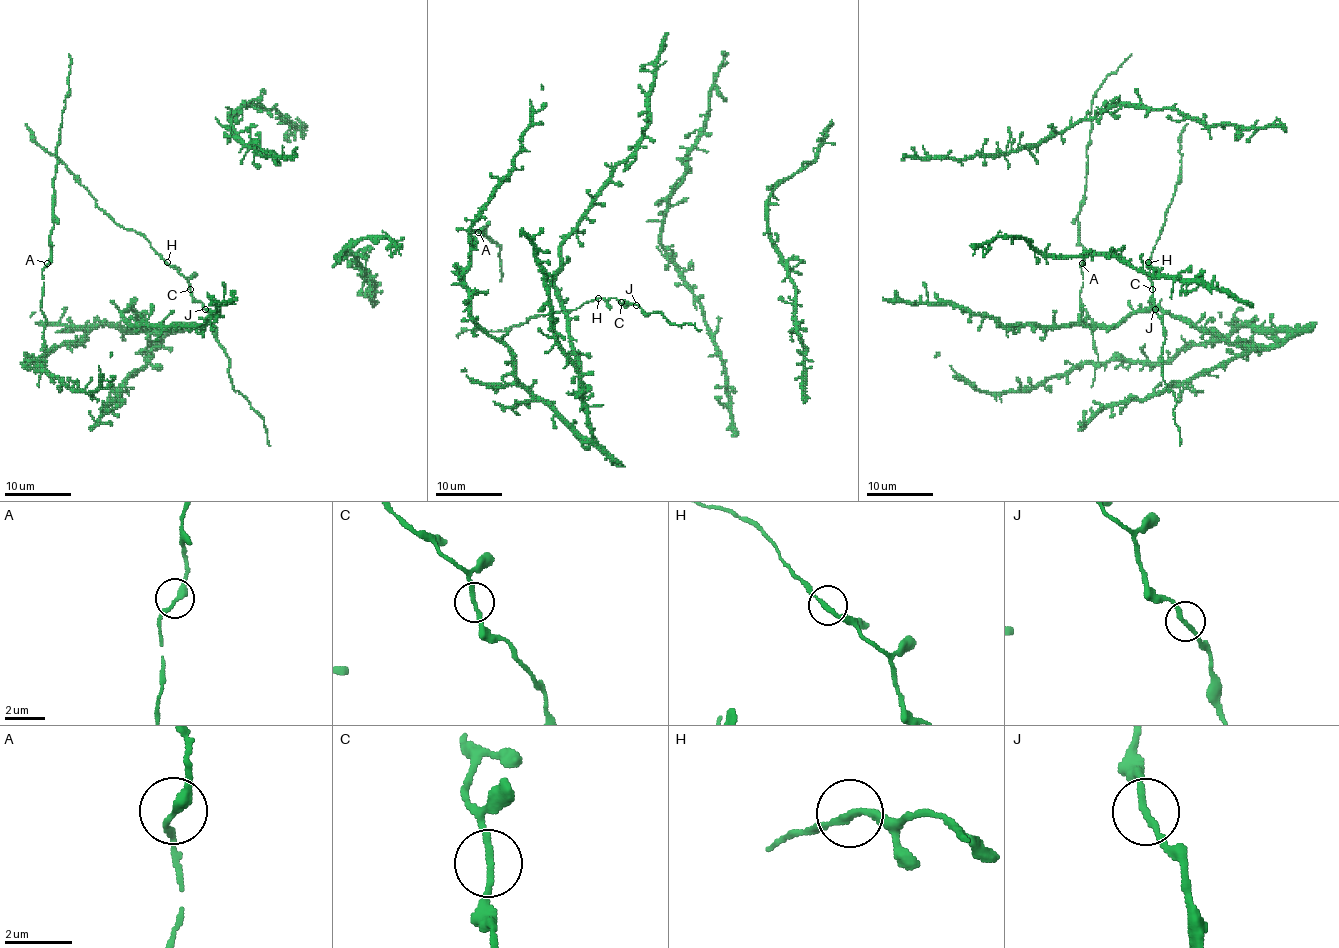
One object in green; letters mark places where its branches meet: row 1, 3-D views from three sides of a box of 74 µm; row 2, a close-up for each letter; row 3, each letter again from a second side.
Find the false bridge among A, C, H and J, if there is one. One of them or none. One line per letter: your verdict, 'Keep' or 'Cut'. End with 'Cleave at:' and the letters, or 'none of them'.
A: Keep
C: Keep
H: Keep
J: Keep
Cleave at: none of them

